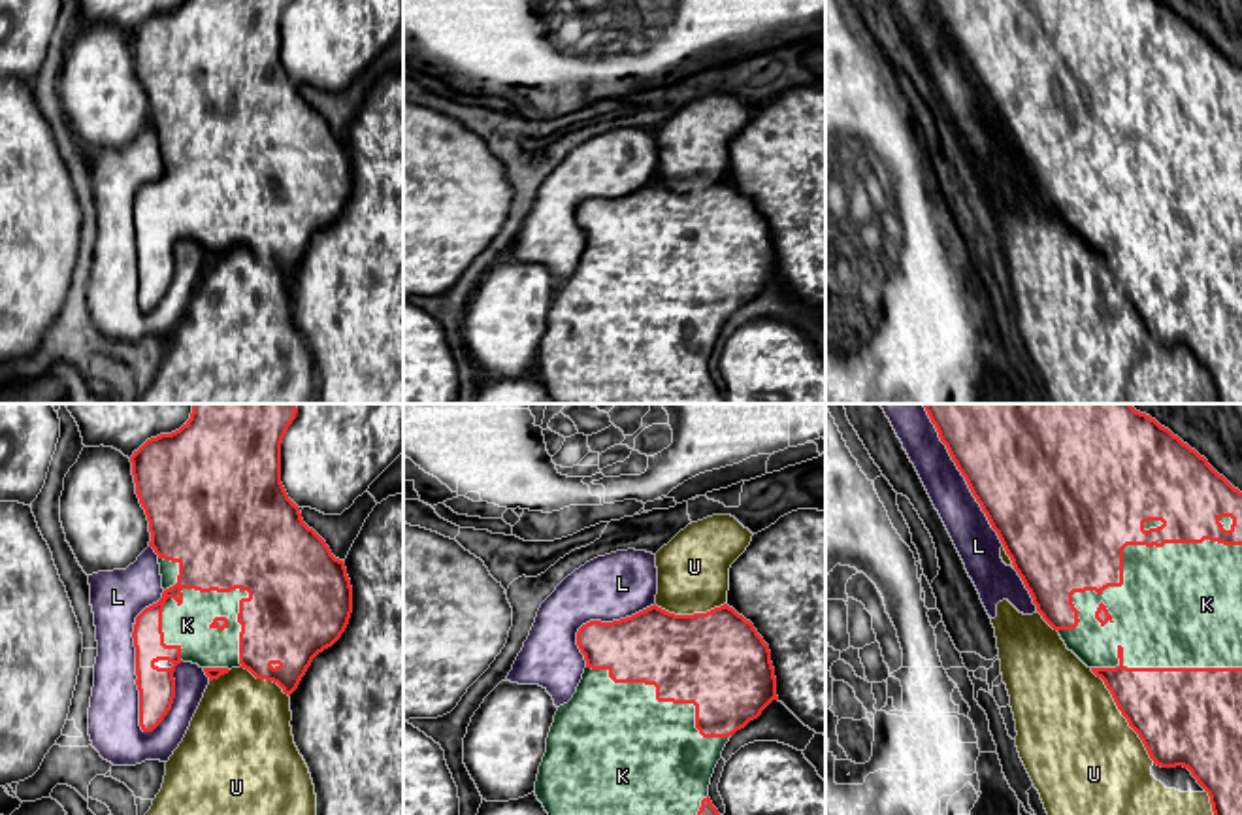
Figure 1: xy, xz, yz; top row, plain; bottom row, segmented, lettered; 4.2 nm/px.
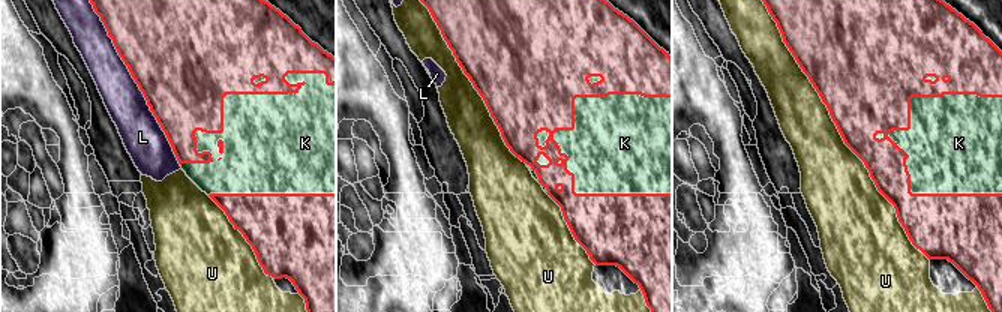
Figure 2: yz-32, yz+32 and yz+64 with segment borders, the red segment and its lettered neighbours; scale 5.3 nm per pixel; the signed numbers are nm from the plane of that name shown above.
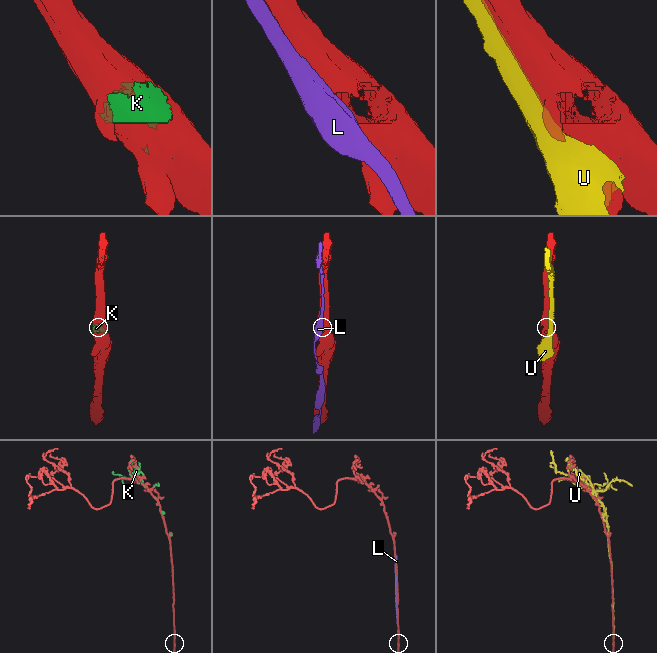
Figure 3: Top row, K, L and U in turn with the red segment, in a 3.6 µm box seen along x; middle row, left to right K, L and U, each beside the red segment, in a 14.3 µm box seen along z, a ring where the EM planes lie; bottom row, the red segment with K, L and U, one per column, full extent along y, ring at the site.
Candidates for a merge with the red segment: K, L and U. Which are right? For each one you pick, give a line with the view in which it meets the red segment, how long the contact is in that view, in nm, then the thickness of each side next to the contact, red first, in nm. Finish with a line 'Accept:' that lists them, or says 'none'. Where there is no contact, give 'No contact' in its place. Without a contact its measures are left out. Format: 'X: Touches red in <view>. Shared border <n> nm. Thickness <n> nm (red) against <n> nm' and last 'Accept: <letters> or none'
K: Touches red in yz. Shared border 850 nm. Thickness 480 nm (red) against 400 nm
Accept: K

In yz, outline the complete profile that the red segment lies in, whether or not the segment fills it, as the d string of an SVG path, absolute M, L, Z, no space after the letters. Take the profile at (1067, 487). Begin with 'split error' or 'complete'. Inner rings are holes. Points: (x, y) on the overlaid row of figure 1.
split error | M922 404L972 496L997 532L1037 611L1110 690L1153 764L1184 766L1208 792L1214 815L1242 815L1242 492L1204 457L1131 404Z

